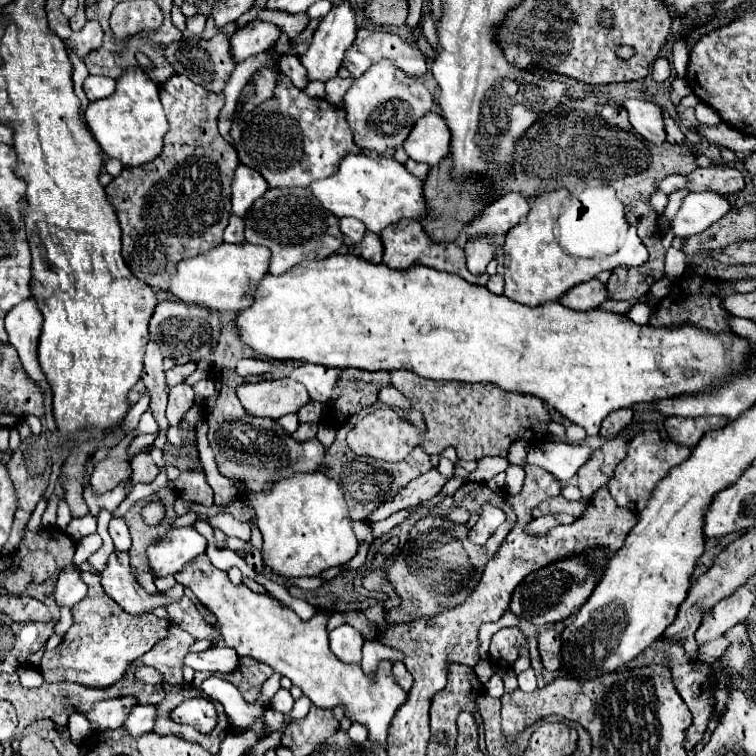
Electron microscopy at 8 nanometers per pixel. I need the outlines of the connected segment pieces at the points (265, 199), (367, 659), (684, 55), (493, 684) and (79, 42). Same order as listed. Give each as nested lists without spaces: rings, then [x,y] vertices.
[[[268,189],[246,213],[246,241],[264,245],[272,251],[270,273],[282,275],[304,259],[326,259],[334,255],[344,235],[338,227],[338,217],[322,207],[322,203],[308,189]]]
[[[377,639],[365,641],[362,648],[361,668],[366,675],[374,675],[382,660],[402,661],[404,654],[380,643]]]
[[[678,39],[674,43],[674,49],[672,49],[672,65],[674,65],[678,77],[684,77],[686,75],[686,67],[688,67],[688,47],[686,47],[686,41],[684,39]]]
[[[495,671],[490,680],[490,685],[487,685],[487,695],[490,695],[493,698],[500,699],[504,694],[504,683],[501,679],[498,671]]]
[[[87,21],[86,27],[82,31],[72,35],[72,39],[68,43],[68,49],[74,51],[80,59],[84,59],[92,49],[100,47],[103,36],[104,32],[98,21]]]

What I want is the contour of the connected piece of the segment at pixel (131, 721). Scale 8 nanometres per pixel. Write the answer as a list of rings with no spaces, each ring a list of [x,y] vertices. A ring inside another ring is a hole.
[[[136,705],[132,709],[132,715],[128,717],[128,723],[124,725],[126,731],[132,735],[144,735],[152,731],[156,719],[156,705]]]

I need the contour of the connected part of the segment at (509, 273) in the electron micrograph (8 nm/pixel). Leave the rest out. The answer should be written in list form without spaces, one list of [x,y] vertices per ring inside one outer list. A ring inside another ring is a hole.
[[[558,189],[552,193],[542,193],[534,199],[530,213],[516,225],[512,231],[508,231],[504,239],[504,295],[516,303],[528,305],[528,307],[540,307],[548,301],[558,301],[566,291],[570,291],[574,285],[586,283],[594,279],[600,271],[616,269],[620,265],[638,267],[648,259],[648,251],[642,245],[638,237],[637,229],[630,226],[626,243],[616,253],[612,253],[608,259],[580,259],[566,255],[554,235],[556,219],[562,201],[568,197],[568,191]]]

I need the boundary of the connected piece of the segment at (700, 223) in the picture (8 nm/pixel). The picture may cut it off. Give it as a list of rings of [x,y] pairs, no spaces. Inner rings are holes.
[[[714,191],[690,193],[686,195],[680,211],[672,221],[672,231],[678,237],[692,237],[708,229],[712,223],[724,217],[730,209],[732,205],[724,195],[718,195]]]

